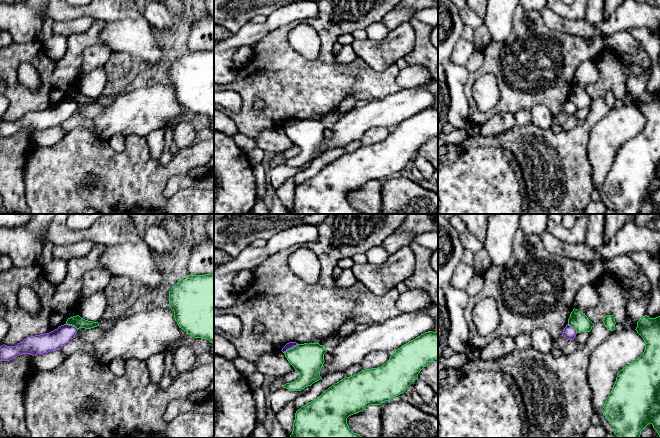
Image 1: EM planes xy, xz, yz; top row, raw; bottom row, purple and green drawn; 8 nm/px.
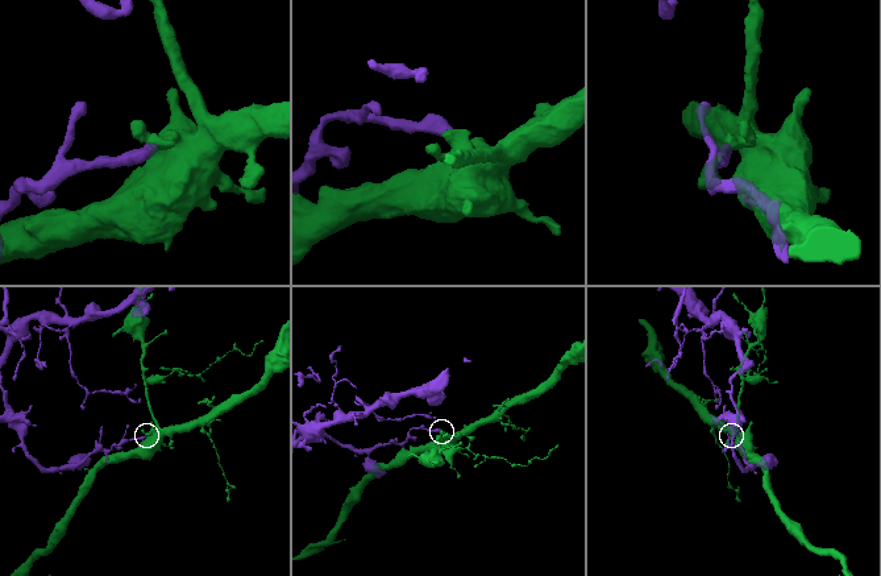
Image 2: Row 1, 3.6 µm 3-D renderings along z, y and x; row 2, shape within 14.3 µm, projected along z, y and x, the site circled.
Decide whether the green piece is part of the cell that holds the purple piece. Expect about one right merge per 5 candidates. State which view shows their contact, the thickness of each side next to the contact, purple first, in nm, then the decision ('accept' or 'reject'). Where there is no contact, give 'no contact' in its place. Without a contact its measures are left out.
xz | 50/260 nm | reject

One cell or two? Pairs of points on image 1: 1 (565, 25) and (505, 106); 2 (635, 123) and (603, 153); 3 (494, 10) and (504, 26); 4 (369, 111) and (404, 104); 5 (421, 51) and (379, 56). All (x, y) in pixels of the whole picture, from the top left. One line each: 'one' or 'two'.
1: two
2: one
3: one
4: one
5: two

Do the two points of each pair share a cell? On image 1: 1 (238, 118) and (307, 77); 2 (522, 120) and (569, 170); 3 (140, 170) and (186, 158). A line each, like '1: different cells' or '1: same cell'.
1: same cell
2: different cells
3: same cell

